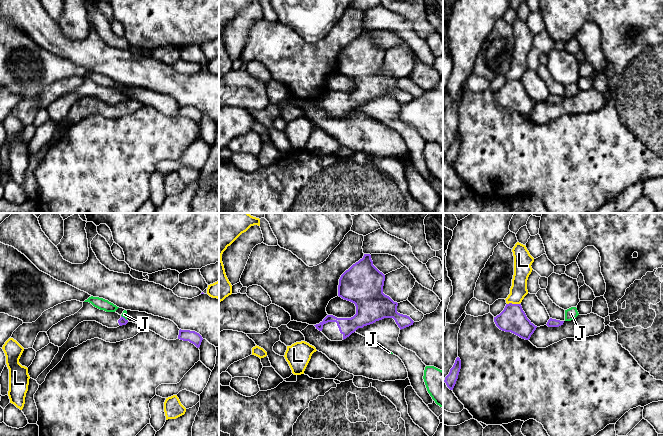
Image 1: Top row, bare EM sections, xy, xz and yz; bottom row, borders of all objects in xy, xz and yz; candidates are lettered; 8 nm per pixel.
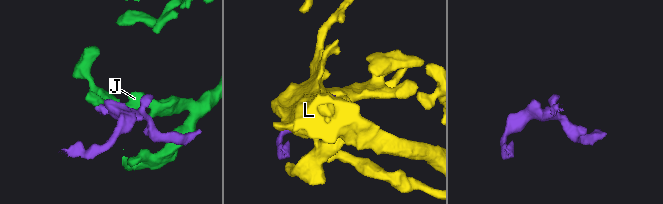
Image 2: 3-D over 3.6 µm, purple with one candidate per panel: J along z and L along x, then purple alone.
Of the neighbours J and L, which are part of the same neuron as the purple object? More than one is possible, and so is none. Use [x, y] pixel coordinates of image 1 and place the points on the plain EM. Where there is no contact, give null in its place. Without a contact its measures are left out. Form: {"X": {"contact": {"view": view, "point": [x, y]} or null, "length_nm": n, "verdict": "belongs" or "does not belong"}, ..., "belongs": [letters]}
{"J": {"contact": {"view": "xy", "point": [124, 94]}, "length_nm": 60, "verdict": "does not belong"}, "L": {"contact": {"view": "yz", "point": [513, 80]}, "length_nm": 100, "verdict": "does not belong"}, "belongs": []}

